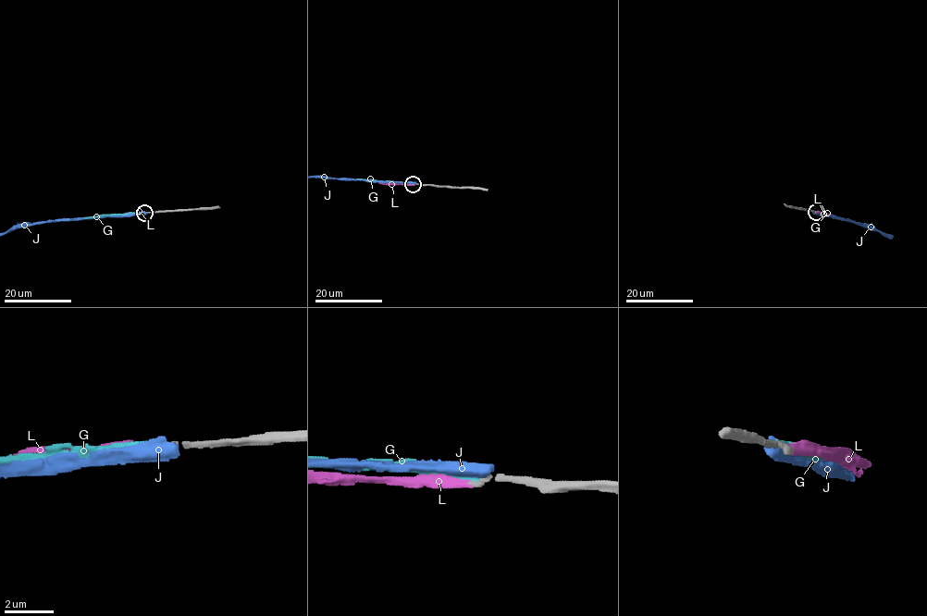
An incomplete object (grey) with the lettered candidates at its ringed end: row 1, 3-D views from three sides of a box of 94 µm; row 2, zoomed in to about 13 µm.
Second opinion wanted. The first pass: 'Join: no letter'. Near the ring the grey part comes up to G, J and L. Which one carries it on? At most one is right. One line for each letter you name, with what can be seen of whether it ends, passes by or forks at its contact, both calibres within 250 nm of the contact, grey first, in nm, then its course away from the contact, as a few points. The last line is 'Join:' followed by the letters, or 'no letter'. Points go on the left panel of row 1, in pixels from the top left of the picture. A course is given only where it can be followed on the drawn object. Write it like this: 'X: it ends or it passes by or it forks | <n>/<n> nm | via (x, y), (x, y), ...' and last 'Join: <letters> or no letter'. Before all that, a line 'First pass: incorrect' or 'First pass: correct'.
First pass: incorrect
L: it ends | 240/320 nm
Join: L

